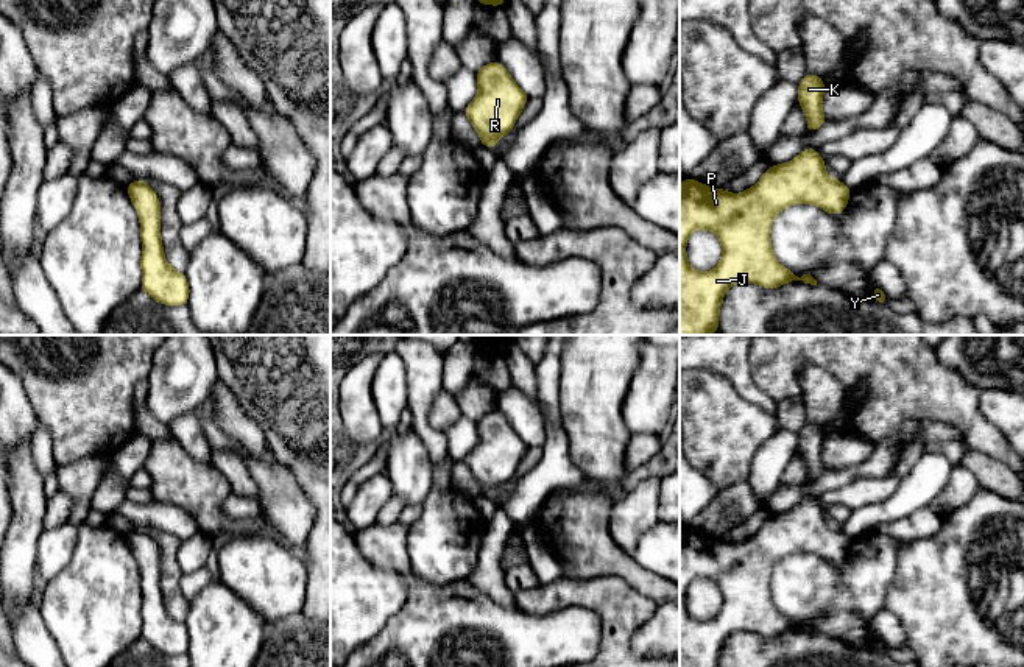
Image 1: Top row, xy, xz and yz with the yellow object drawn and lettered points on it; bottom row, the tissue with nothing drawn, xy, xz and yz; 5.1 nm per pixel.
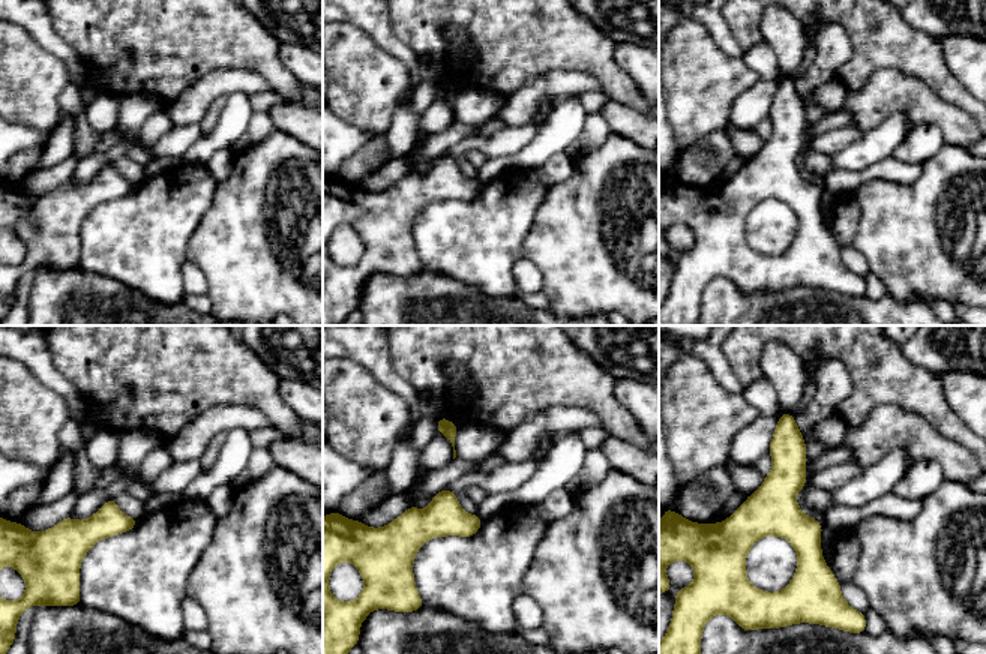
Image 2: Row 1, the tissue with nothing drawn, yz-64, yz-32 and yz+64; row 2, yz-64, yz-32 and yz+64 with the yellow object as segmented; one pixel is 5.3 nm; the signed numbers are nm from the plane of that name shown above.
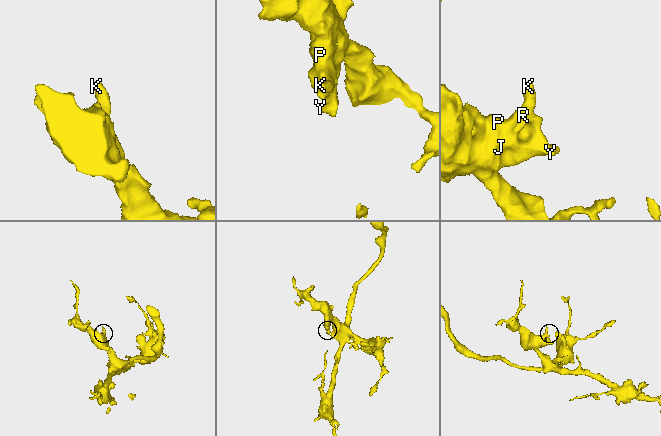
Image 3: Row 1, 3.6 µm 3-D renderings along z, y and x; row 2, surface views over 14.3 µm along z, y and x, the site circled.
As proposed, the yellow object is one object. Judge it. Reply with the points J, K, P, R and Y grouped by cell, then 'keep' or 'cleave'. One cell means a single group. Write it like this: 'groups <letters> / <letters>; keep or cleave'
groups J K P R Y; keep

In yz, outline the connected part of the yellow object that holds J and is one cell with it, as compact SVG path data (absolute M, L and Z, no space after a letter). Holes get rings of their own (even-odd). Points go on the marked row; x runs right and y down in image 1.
M817 148L803 150L795 159L770 165L761 179L742 193L708 187L694 178L680 185L680 335L709 335L719 332L720 305L726 290L737 282L750 282L775 290L787 282L798 281L817 285L810 274L795 276L775 257L770 231L775 217L792 204L814 204L824 212L840 215L851 196L851 189L829 178L826 161ZM695 229L706 229L717 235L723 248L719 265L706 273L695 271L686 256L686 243Z

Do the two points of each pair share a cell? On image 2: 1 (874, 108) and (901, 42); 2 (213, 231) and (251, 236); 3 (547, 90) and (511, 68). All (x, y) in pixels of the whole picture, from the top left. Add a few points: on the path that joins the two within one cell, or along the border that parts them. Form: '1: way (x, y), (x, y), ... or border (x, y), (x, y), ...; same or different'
1: border (923, 81), (892, 68), (878, 68), (860, 87); different
2: way (222, 236), (242, 236); same
3: border (565, 69), (550, 69), (538, 75), (509, 99); different

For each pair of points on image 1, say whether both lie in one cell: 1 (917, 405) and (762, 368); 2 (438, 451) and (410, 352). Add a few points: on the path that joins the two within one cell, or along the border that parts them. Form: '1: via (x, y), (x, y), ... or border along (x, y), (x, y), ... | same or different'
1: via (878, 367), (864, 352), (801, 352) | same
2: via (421, 426), (420, 377) | same

